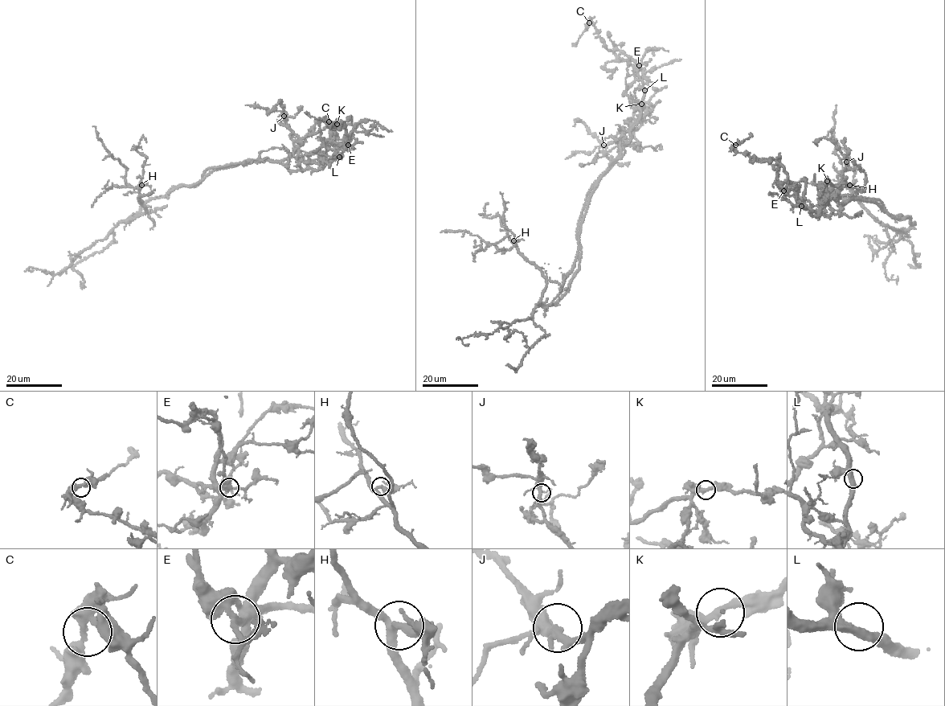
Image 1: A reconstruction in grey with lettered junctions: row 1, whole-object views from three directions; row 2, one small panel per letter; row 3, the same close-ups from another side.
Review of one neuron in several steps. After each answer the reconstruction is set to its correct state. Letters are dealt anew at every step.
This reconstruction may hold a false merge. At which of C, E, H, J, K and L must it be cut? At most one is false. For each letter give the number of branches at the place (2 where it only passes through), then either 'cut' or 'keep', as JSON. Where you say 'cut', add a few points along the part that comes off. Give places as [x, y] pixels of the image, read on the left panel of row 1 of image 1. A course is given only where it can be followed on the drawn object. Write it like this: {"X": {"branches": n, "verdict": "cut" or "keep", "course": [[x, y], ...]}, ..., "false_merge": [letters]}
{"C": {"branches": 2, "verdict": "keep"}, "E": {"branches": 2, "verdict": "cut", "course": [[348, 145], [341, 158], [321, 163], [292, 153], [218, 168], [170, 190], [149, 210]]}, "H": {"branches": 2, "verdict": "keep"}, "J": {"branches": 2, "verdict": "keep"}, "K": {"branches": 2, "verdict": "keep"}, "L": {"branches": 2, "verdict": "keep"}, "false_merge": ["E"]}

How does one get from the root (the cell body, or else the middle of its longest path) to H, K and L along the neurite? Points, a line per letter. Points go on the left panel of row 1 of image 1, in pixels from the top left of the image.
H: (216, 170), (194, 185), (179, 184), (165, 195), (146, 201), (130, 219), (147, 212), (138, 198), (141, 185)
K: (216, 170), (254, 161), (280, 162), (288, 158), (297, 146), (298, 140), (337, 124)
L: (216, 170), (254, 161), (280, 162), (292, 153), (304, 162), (318, 164), (333, 161), (339, 157)

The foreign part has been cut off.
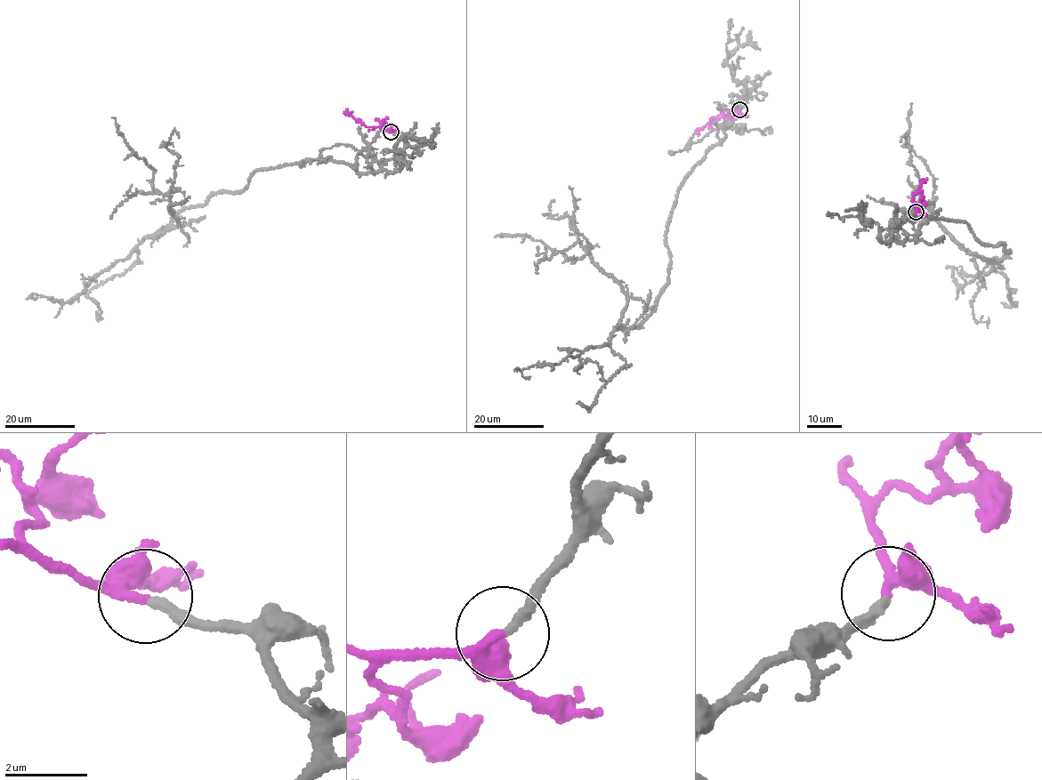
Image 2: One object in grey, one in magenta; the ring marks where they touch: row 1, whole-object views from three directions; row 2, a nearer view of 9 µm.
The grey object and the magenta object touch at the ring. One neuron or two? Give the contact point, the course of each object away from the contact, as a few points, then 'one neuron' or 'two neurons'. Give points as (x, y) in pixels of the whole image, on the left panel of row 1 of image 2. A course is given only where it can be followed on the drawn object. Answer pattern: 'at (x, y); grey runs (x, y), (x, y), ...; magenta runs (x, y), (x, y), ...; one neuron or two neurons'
at (391, 132); grey runs (391, 132), (405, 144), (391, 172), (328, 159), (260, 169), (159, 234), (180, 222), (112, 117); magenta runs (391, 132), (367, 126), (346, 111), (347, 108); one neuron

